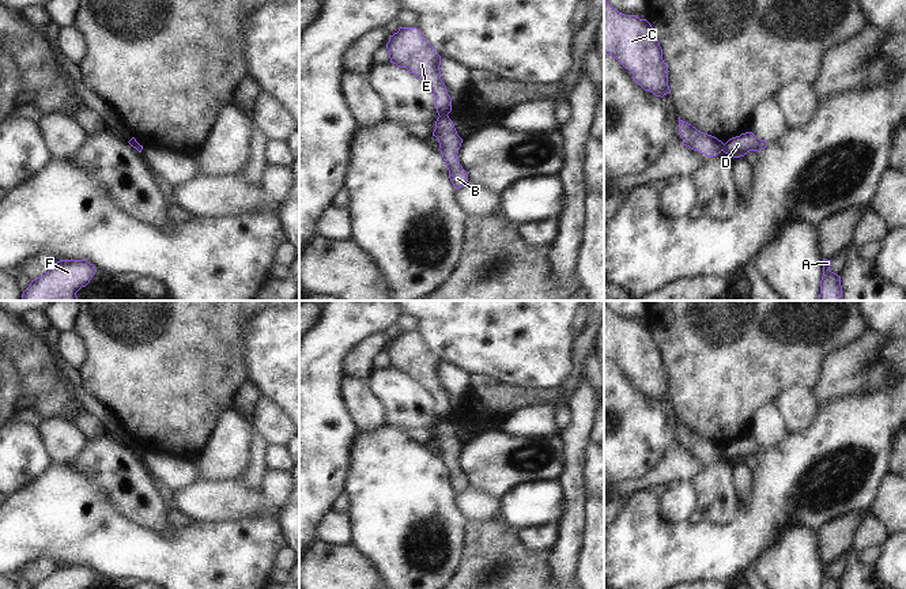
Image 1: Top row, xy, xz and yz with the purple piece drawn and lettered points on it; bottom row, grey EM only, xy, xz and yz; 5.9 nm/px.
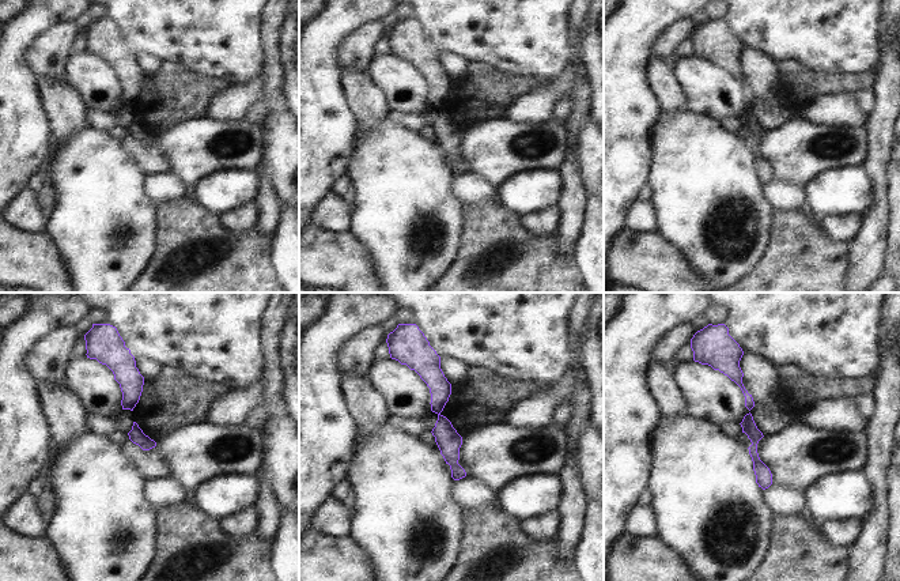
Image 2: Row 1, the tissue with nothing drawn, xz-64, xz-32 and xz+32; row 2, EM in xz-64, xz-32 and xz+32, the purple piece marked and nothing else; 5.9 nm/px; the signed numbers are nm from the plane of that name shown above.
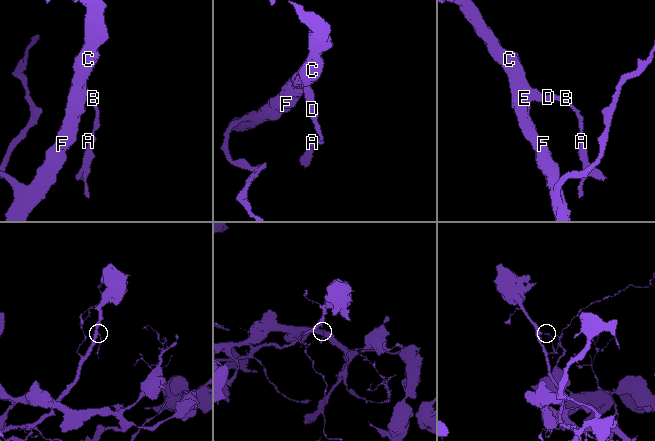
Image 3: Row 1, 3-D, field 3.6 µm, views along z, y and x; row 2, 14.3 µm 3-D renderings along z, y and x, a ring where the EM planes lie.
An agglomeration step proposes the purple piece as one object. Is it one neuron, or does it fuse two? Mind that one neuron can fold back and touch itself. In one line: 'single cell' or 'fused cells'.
fused cells

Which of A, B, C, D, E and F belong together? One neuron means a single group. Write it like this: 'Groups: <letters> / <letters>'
Groups: A B D / C E F

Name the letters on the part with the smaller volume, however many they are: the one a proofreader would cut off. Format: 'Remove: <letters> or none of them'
Remove: A, B, D

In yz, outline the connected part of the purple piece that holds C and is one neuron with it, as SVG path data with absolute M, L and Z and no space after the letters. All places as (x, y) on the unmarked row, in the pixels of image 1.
M604 302L604 358L633 378L633 384L656 401L671 397L668 371L652 329L616 316Z

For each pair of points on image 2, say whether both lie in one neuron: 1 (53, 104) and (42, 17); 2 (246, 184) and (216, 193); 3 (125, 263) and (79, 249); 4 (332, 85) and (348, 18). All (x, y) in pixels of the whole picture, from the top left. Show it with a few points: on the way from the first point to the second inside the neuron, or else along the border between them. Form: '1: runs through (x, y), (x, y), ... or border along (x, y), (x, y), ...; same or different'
1: border along (37, 85), (42, 108), (48, 114); different
2: runs through (239, 188), (223, 191); same
3: runs through (114, 252), (109, 249), (90, 249); same
4: runs through (326, 68), (326, 40), (332, 34); same

